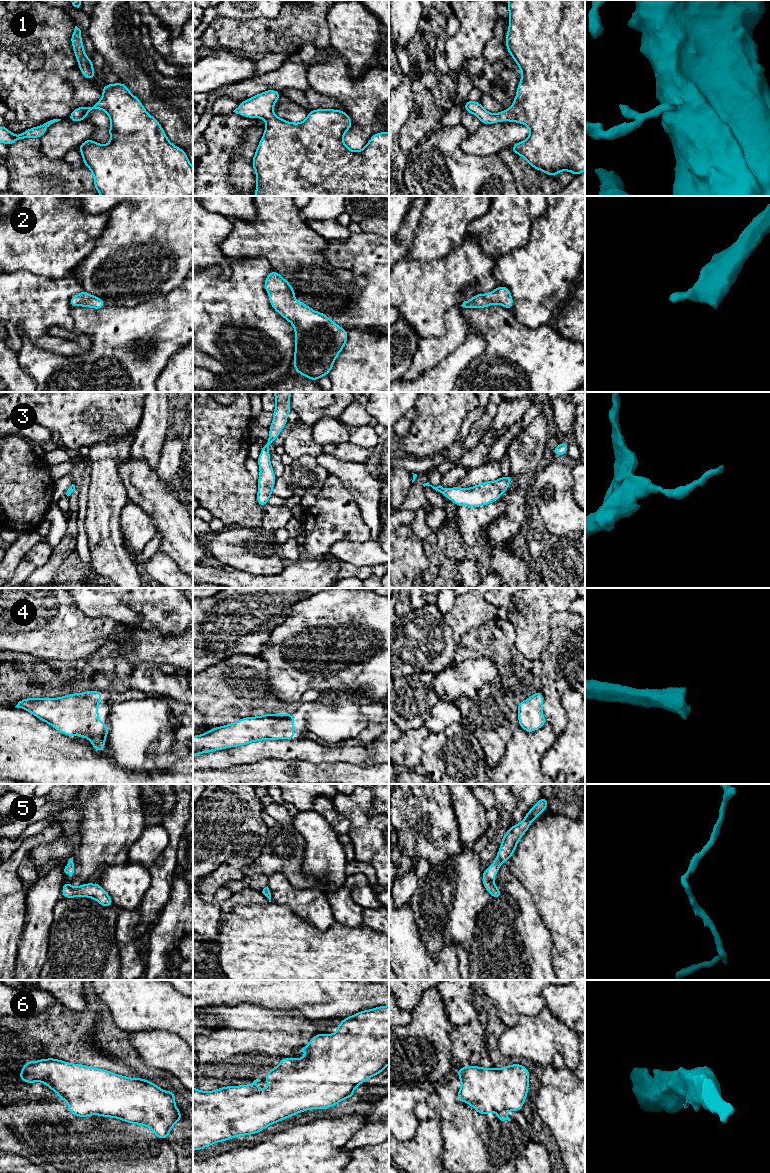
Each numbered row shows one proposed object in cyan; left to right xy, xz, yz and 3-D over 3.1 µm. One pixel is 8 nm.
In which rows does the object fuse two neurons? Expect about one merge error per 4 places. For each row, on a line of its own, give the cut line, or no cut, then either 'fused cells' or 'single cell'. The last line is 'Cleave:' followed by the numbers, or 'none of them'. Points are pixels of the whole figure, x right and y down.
1: cut none; single cell
2: cut none; single cell
3: cut none; single cell
4: cut none; single cell
5: cut none; single cell
6: cut xy (69, 1102), (84, 1099), (101, 1103), (106, 1114), (116, 1117); fused cells
Cleave: 6

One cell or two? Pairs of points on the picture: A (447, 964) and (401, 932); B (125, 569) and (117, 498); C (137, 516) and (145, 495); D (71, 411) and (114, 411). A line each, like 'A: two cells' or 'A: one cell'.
A: one cell
B: one cell
C: two cells
D: one cell

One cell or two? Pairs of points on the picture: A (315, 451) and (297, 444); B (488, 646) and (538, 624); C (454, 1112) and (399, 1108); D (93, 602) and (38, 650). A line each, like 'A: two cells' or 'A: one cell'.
A: one cell
B: two cells
C: two cells
D: two cells

